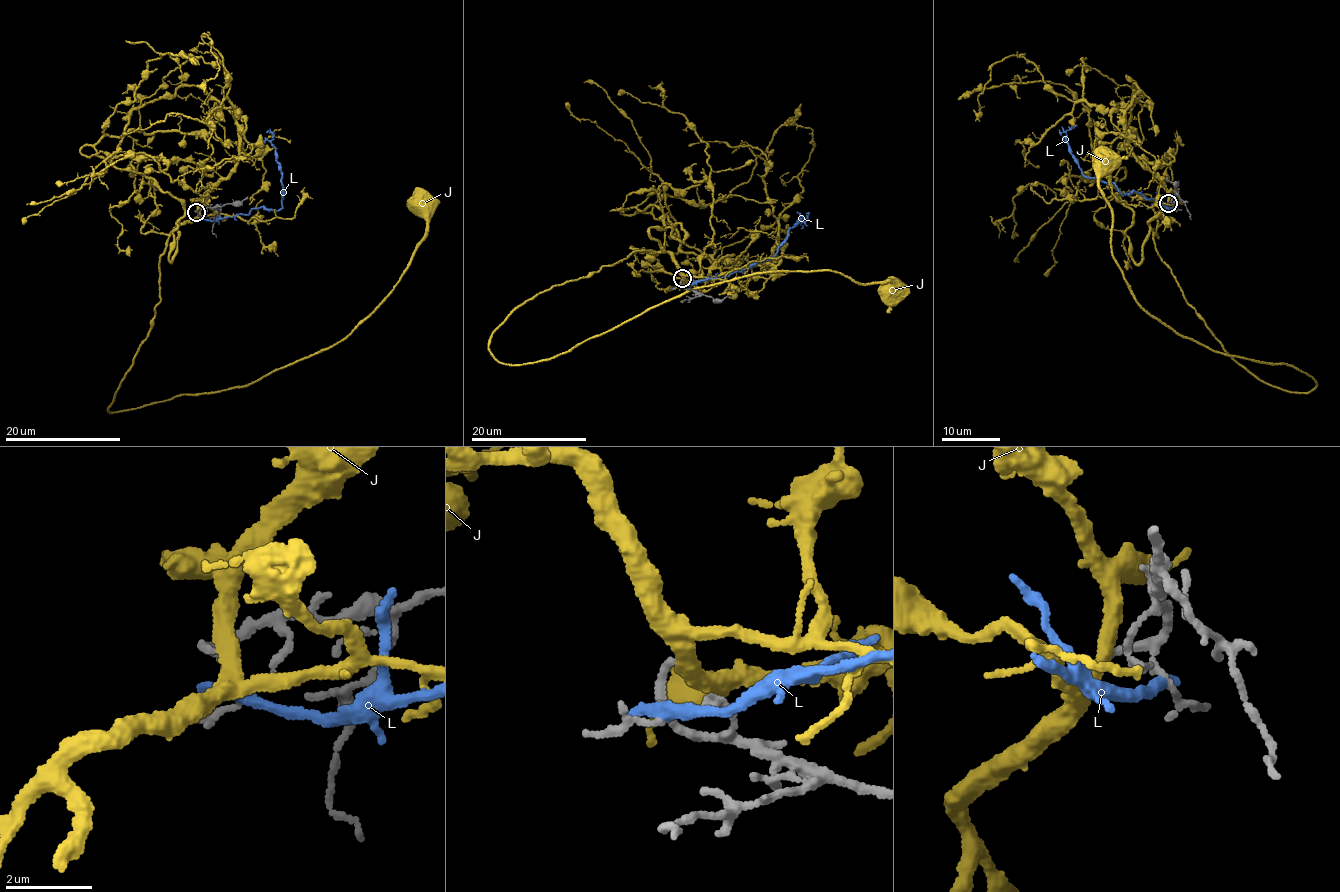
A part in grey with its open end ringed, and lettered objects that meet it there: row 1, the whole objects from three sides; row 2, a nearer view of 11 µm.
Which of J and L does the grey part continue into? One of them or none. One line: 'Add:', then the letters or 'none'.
Add: none

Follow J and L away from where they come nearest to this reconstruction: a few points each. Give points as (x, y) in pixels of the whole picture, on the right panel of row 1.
J: (1169, 202), (1148, 224), (1185, 302), (1260, 379), (1311, 392), (1141, 309), (1104, 161)
L: (1175, 205), (1146, 199), (1134, 190), (1122, 193), (1111, 182), (1088, 178), (1066, 139), (1067, 132), (1077, 124)

